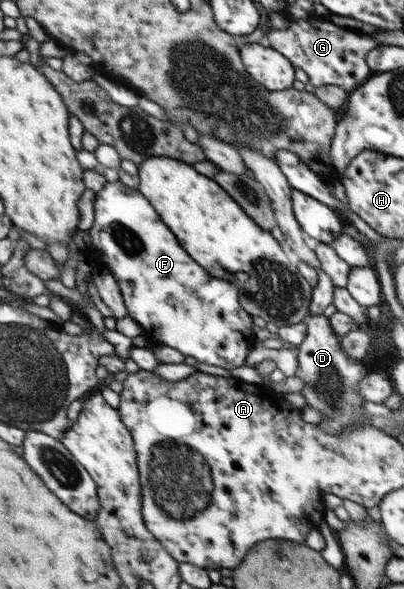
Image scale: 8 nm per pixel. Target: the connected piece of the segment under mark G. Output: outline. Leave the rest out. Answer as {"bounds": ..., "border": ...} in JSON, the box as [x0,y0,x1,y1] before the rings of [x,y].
{"bounds":[264,19,381,91],"border":[[[297,19],[290,21],[287,28],[272,28],[264,42],[268,47],[285,55],[295,67],[301,67],[315,88],[337,86],[345,91],[355,91],[374,74],[370,65],[366,63],[366,56],[381,44],[372,34],[363,35],[351,31],[341,26],[337,27],[327,19],[325,25],[321,25],[319,19]]]}

